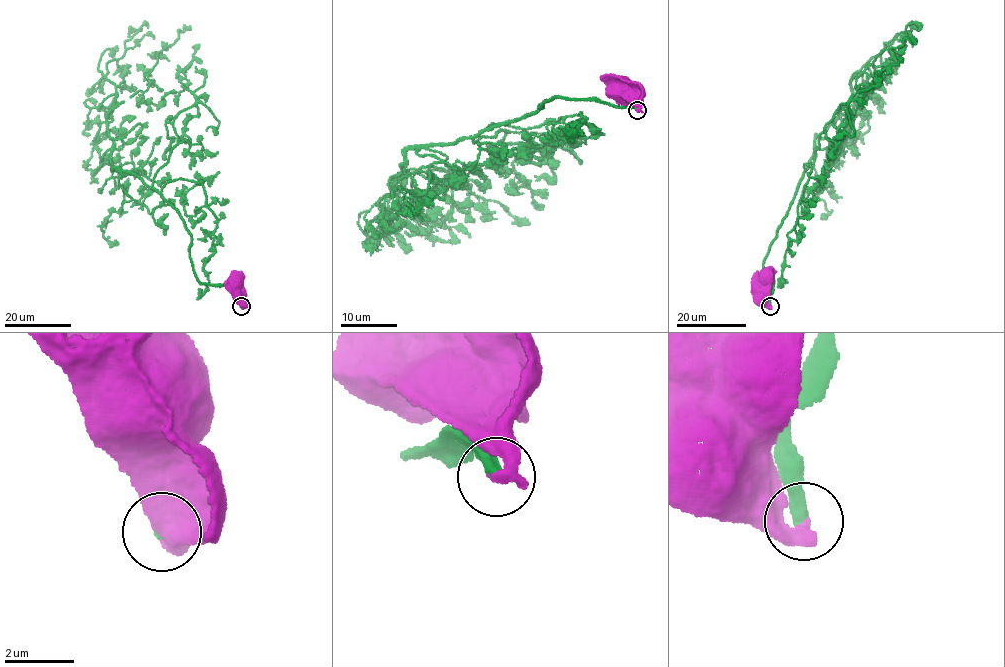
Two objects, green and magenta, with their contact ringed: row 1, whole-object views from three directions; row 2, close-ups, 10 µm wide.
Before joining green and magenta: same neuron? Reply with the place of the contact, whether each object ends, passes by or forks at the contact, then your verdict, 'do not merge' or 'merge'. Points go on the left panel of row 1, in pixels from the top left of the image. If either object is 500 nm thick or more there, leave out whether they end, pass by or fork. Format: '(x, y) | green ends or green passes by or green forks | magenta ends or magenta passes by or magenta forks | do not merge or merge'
(241, 306) | green ends | magenta ends | merge

